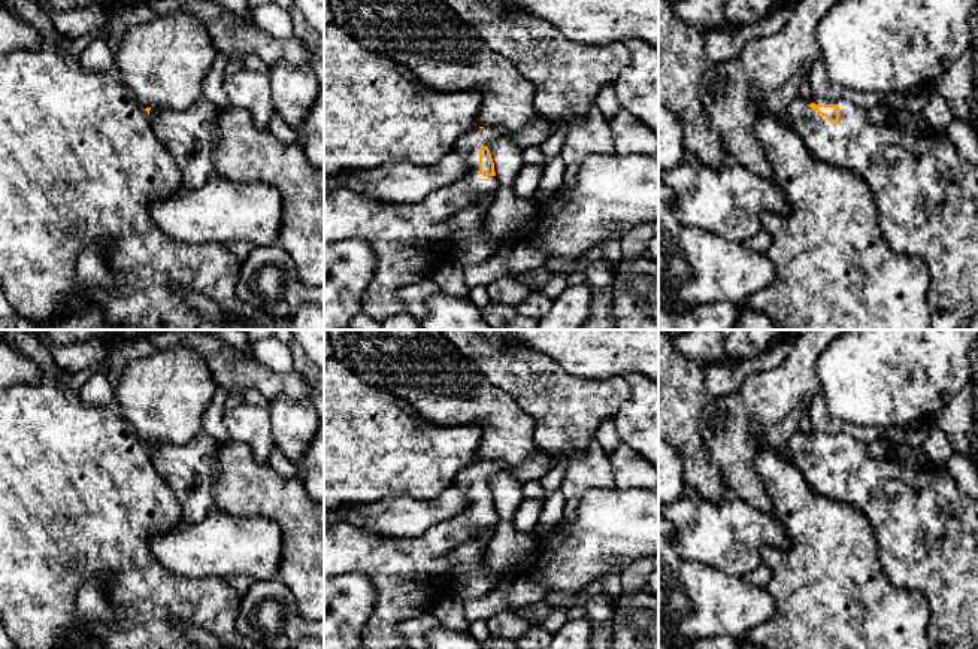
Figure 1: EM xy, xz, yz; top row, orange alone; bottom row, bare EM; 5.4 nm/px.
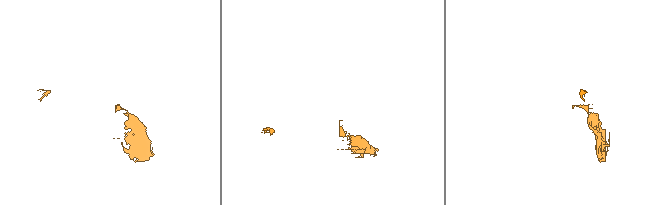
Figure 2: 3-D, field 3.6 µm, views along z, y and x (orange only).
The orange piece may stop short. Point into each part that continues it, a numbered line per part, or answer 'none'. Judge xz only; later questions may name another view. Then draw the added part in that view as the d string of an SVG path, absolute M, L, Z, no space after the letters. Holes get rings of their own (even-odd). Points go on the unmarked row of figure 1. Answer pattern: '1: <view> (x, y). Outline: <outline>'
1: xz (409, 575). Outline: M539 451L515 465L476 461L457 477L457 486L467 498L466 510L415 537L385 537L348 522L324 521L324 579L364 573L376 589L361 648L403 646L399 625L433 613L448 588L452 570L448 555L472 542L482 528L497 527L497 512L479 507L482 479L511 470L521 483L541 480L552 465L551 457Z

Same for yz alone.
1: yz (926, 527). Outline: M797 431L787 454L805 482L818 494L857 507L870 522L876 537L876 555L885 577L897 589L920 591L932 612L927 636L930 649L974 649L978 643L978 500L965 494L945 465L914 470L888 457L873 458L868 445L851 436L815 433L815 439L838 439L839 455L830 457Z

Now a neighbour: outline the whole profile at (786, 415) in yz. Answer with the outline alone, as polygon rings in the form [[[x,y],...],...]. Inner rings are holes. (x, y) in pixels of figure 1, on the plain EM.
[[[808,330],[796,337],[793,351],[779,366],[750,374],[738,391],[714,397],[705,409],[702,436],[711,461],[718,465],[730,494],[763,513],[773,515],[773,504],[756,468],[756,455],[761,446],[773,451],[787,449],[809,403],[821,392],[818,357],[845,331]]]

